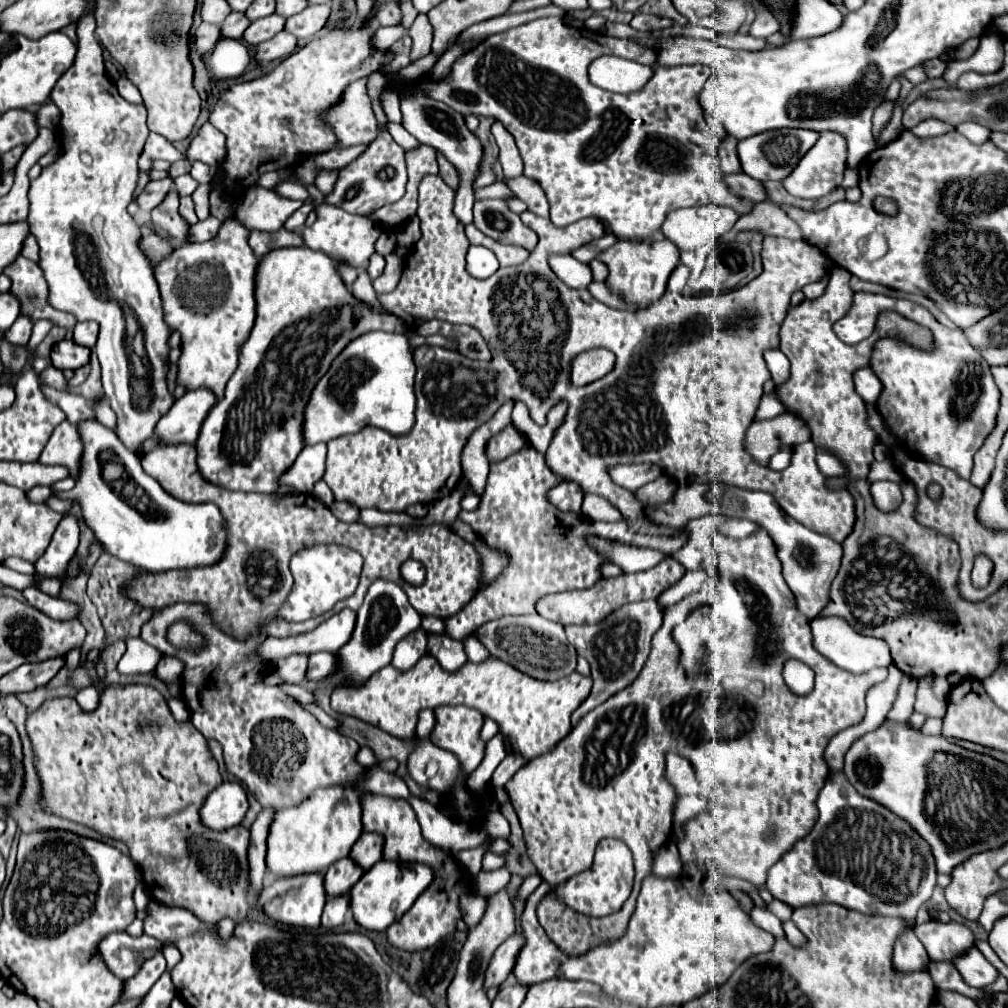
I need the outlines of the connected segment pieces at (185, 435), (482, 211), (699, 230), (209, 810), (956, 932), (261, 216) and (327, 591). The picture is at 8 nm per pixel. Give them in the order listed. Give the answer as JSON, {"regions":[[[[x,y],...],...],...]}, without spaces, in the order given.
{"regions":[[[[207,387],[187,391],[157,423],[157,437],[163,445],[193,443],[199,435],[205,415],[215,403],[217,395],[213,395],[213,391]]],[[[477,199],[473,205],[473,223],[495,241],[521,245],[527,251],[533,251],[537,245],[537,235],[525,227],[519,215],[509,211],[507,203],[501,199]]],[[[705,205],[673,211],[661,225],[665,239],[673,241],[679,249],[701,249],[703,245],[715,243],[719,237],[729,233],[737,223],[739,215],[731,207]]],[[[223,781],[213,793],[209,793],[201,807],[201,817],[207,827],[217,831],[235,827],[247,813],[247,793],[237,781]]],[[[931,919],[923,925],[917,925],[915,935],[925,945],[929,959],[939,959],[939,961],[949,961],[953,959],[953,955],[965,953],[975,943],[971,929],[953,921],[941,923]]],[[[251,187],[235,205],[233,217],[249,231],[275,233],[283,229],[289,215],[293,215],[301,205],[303,201],[281,197],[273,191],[265,191],[263,187]]],[[[315,543],[313,547],[301,549],[291,559],[291,573],[293,573],[293,587],[285,603],[277,611],[277,619],[285,619],[291,623],[307,621],[317,617],[319,613],[327,613],[335,607],[337,601],[347,599],[353,595],[359,583],[363,559],[357,555],[357,551],[341,545],[327,545],[327,543]]]]}

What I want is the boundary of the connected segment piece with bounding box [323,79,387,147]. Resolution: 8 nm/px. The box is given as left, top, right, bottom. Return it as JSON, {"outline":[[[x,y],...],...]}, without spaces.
{"outline":[[[359,79],[349,85],[345,99],[325,111],[323,119],[333,127],[339,137],[339,147],[349,147],[357,143],[371,143],[377,139],[381,129],[387,131],[387,123],[379,125],[373,113],[373,101],[367,93],[367,79]]]}

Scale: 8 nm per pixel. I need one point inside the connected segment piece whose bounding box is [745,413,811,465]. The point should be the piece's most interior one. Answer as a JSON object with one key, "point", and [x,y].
{"point":[764,438]}

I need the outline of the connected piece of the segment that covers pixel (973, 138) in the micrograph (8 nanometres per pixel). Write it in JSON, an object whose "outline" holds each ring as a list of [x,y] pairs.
{"outline":[[[963,123],[961,127],[957,127],[957,131],[961,135],[965,135],[971,143],[987,143],[989,141],[989,135],[991,131],[987,127],[981,127],[979,123]]]}

